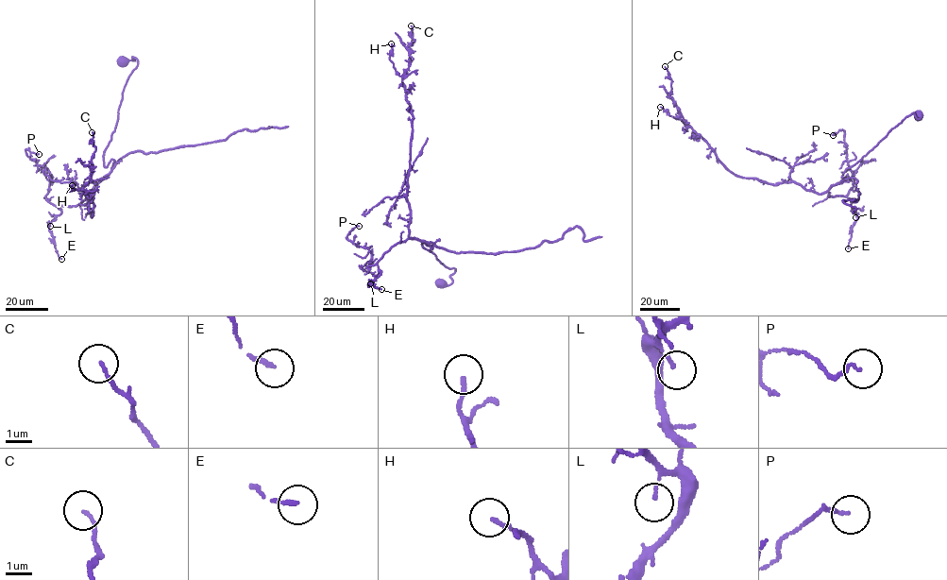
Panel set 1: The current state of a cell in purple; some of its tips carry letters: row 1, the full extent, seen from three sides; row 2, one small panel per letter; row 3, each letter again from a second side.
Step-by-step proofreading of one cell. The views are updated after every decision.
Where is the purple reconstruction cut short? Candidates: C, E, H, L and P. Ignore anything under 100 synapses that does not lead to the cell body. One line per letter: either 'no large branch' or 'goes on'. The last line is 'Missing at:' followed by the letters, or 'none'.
C: no large branch
E: no large branch
H: no large branch
L: no large branch
P: no large branch
Missing at: none

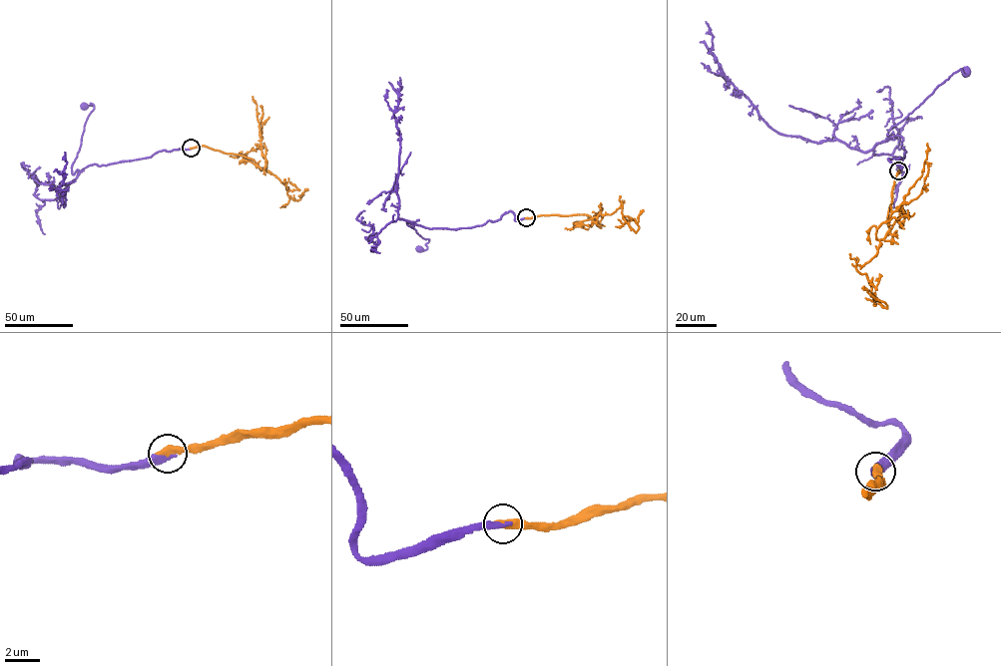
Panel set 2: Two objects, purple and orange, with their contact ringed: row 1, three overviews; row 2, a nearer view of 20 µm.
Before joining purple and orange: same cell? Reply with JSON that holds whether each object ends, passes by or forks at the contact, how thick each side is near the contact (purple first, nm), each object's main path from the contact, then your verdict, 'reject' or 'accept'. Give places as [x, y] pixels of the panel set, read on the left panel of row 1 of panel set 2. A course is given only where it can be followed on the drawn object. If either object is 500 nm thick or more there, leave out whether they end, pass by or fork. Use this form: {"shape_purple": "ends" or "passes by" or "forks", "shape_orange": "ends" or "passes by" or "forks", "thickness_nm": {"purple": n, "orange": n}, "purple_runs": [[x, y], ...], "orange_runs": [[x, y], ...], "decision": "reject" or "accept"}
{"thickness_nm": {"purple": 320, "orange": 550}, "purple_runs": [[191, 149], [89, 165], [76, 177], [79, 170], [73, 174], [71, 165], [94, 108], [91, 103], [84, 106]], "orange_runs": [[191, 149], [206, 146], [250, 158], [285, 183], [288, 196], [295, 200], [307, 189]], "decision": "accept"}

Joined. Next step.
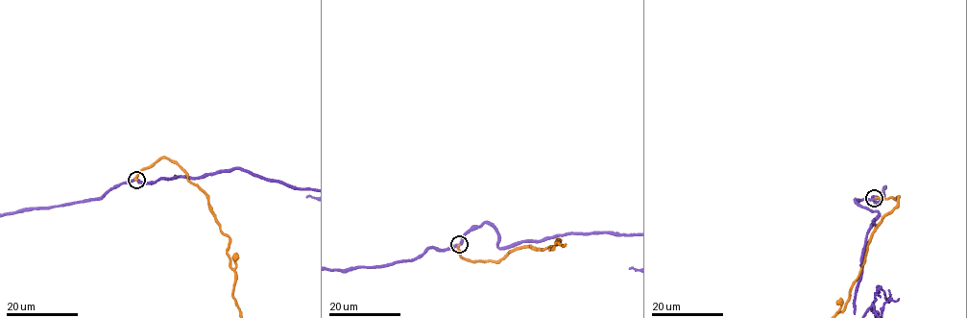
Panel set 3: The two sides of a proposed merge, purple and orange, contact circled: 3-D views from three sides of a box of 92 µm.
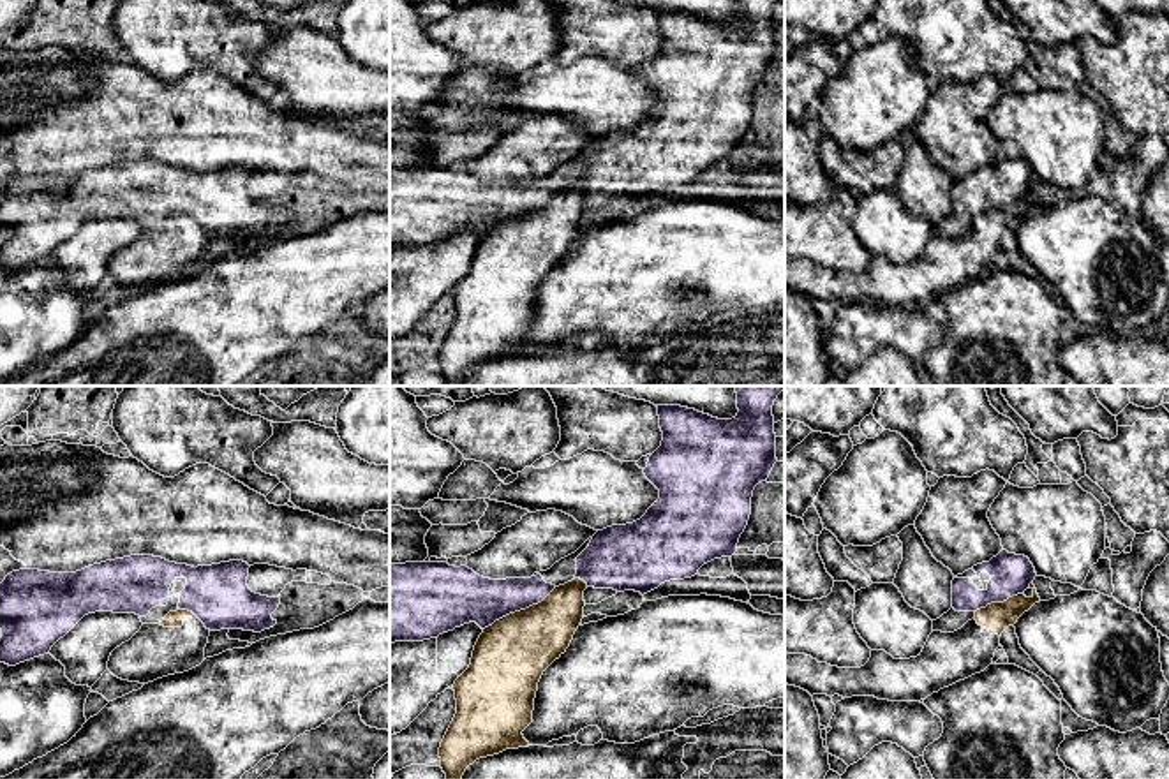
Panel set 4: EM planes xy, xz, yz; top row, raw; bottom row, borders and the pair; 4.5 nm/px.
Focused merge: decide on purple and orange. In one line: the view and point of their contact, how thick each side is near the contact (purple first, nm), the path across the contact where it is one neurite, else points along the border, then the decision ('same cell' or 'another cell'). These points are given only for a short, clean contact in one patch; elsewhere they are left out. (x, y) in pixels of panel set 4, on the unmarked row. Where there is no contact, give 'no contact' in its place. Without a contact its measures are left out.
meets purple in xz at (519, 215); 220 nm thick on the purple side, 340 nm on the other; another cell

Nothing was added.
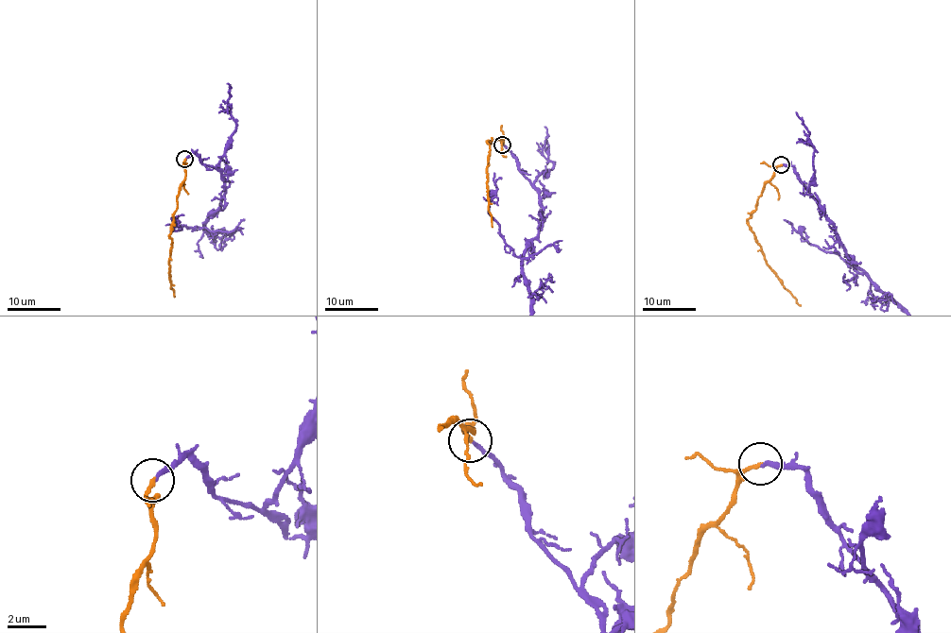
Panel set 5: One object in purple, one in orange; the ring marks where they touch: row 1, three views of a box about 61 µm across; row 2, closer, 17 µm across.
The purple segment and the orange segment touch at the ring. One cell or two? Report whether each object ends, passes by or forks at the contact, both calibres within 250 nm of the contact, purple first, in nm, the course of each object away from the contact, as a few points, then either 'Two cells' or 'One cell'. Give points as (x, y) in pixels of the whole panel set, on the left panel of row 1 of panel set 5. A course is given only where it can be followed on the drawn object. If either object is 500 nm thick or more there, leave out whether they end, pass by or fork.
At the ring purple ends. At the ring orange ends. Thickness 190 nm (purple) against 200 nm. Course of orange: (184, 159), (185, 176), (179, 187), (170, 233), (172, 243), (168, 260), (171, 288), (175, 297). One cell

